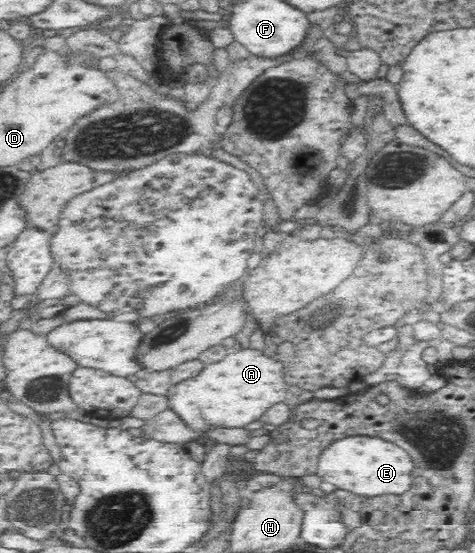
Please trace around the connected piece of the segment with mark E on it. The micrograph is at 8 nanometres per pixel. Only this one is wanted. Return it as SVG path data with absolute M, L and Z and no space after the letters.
M348 436L333 441L328 447L322 446L316 475L337 489L361 496L405 495L412 490L415 470L412 455L397 444L371 436Z

